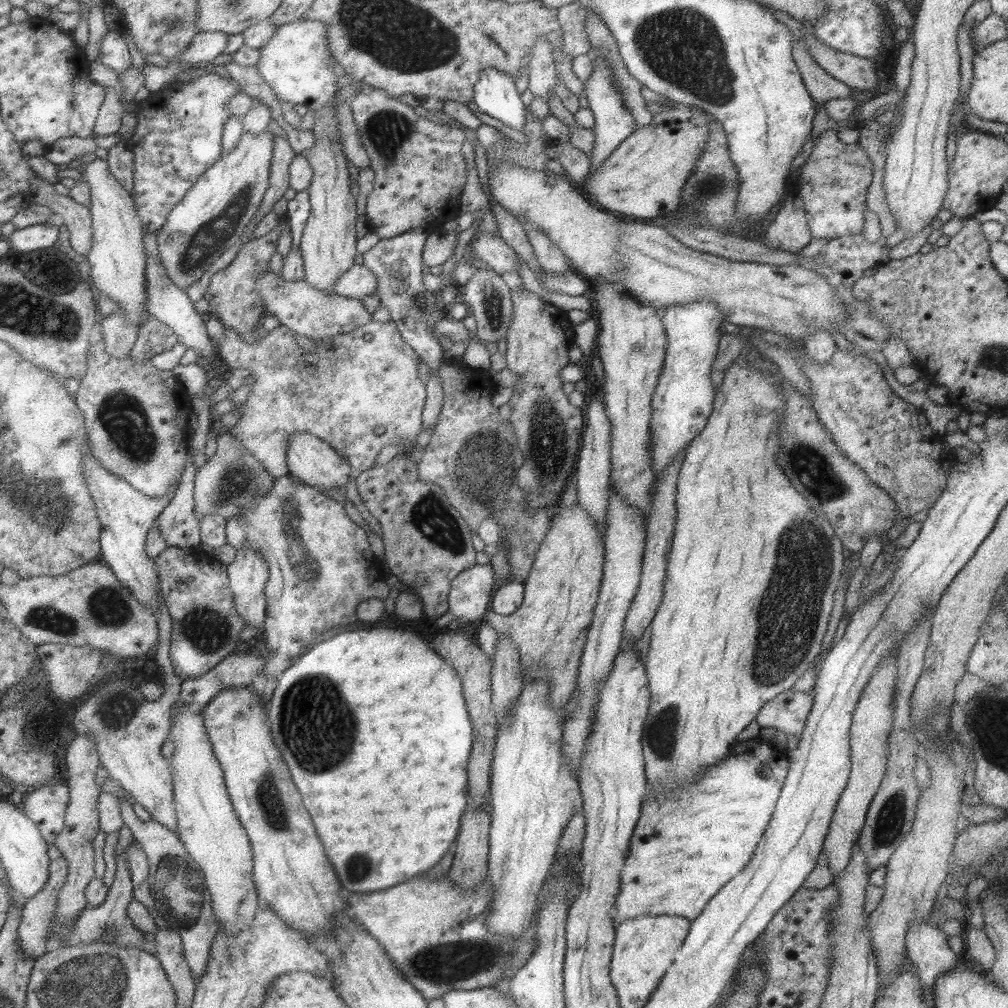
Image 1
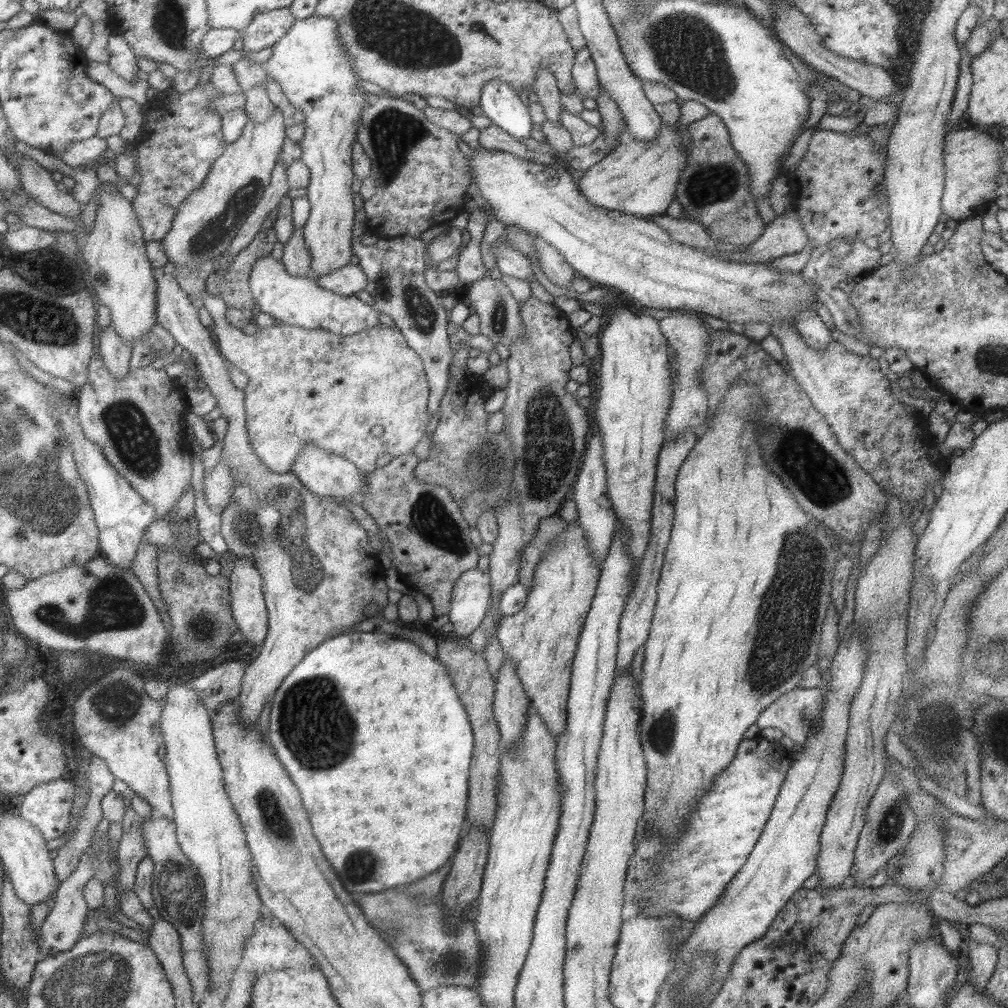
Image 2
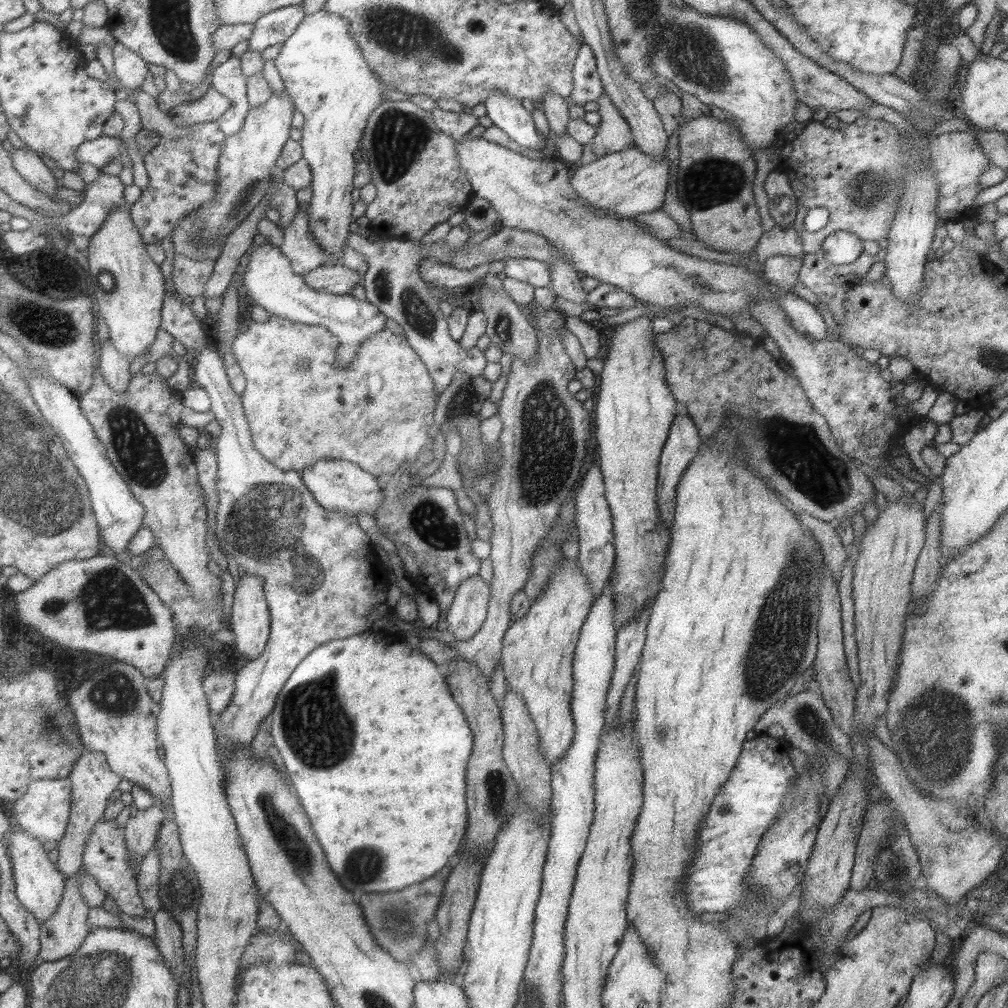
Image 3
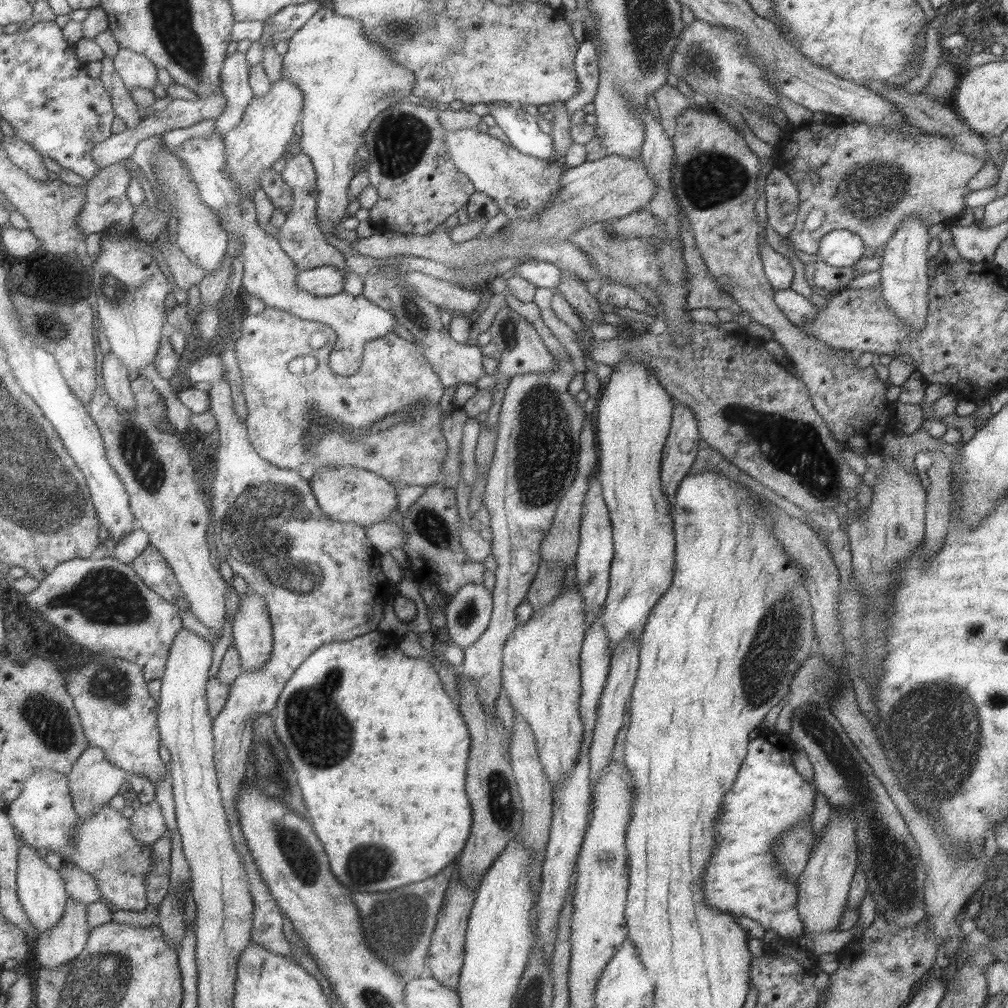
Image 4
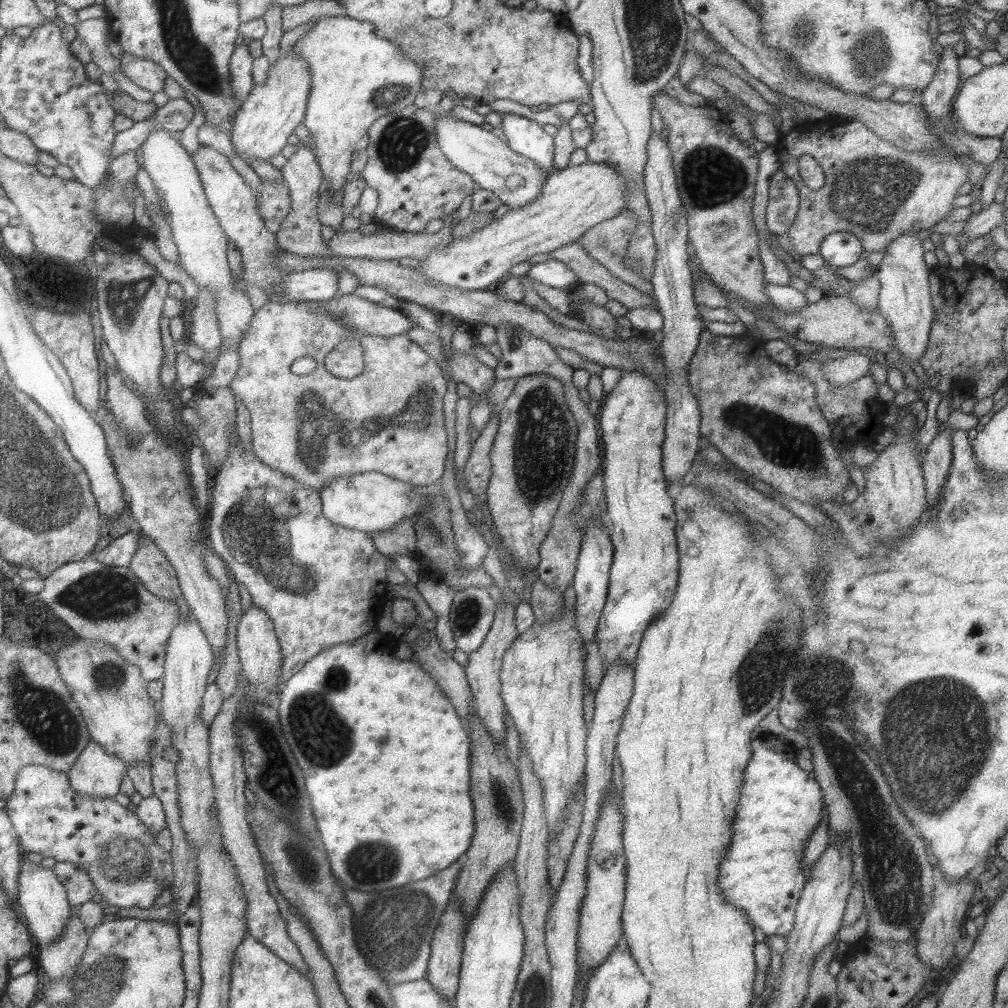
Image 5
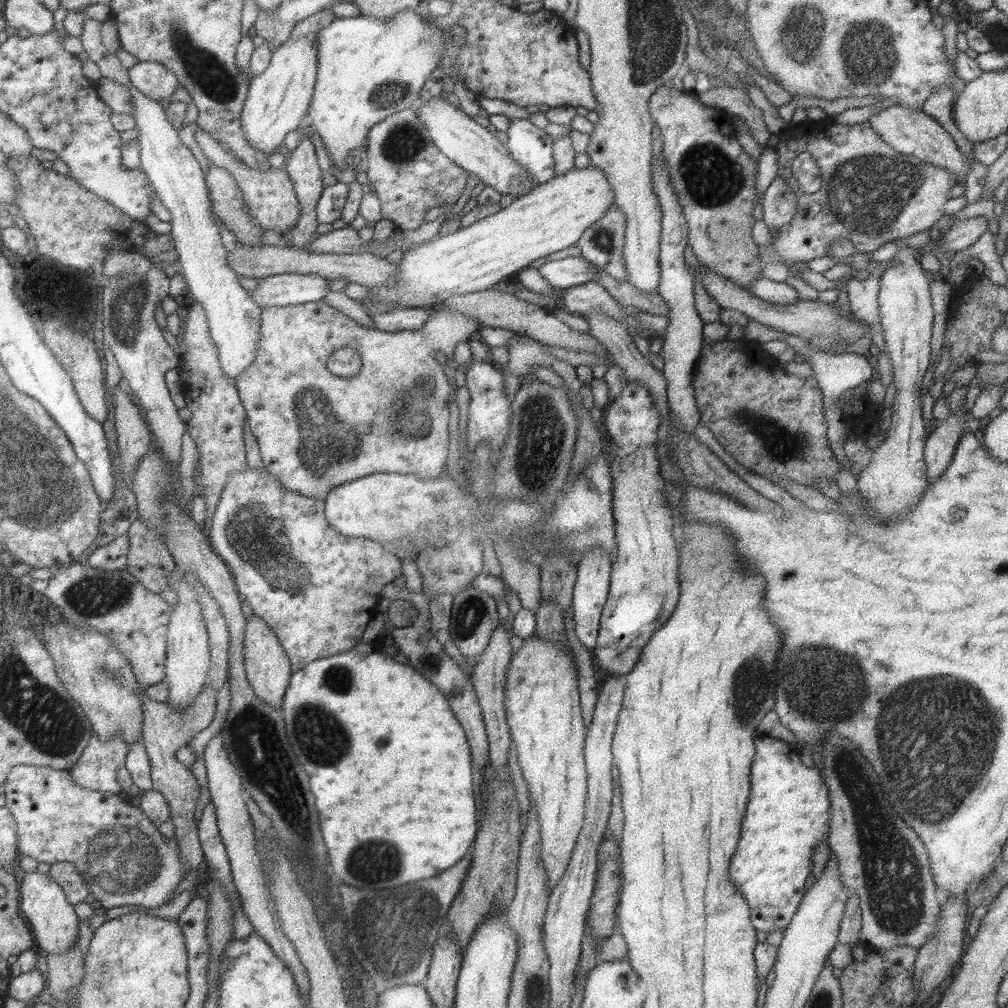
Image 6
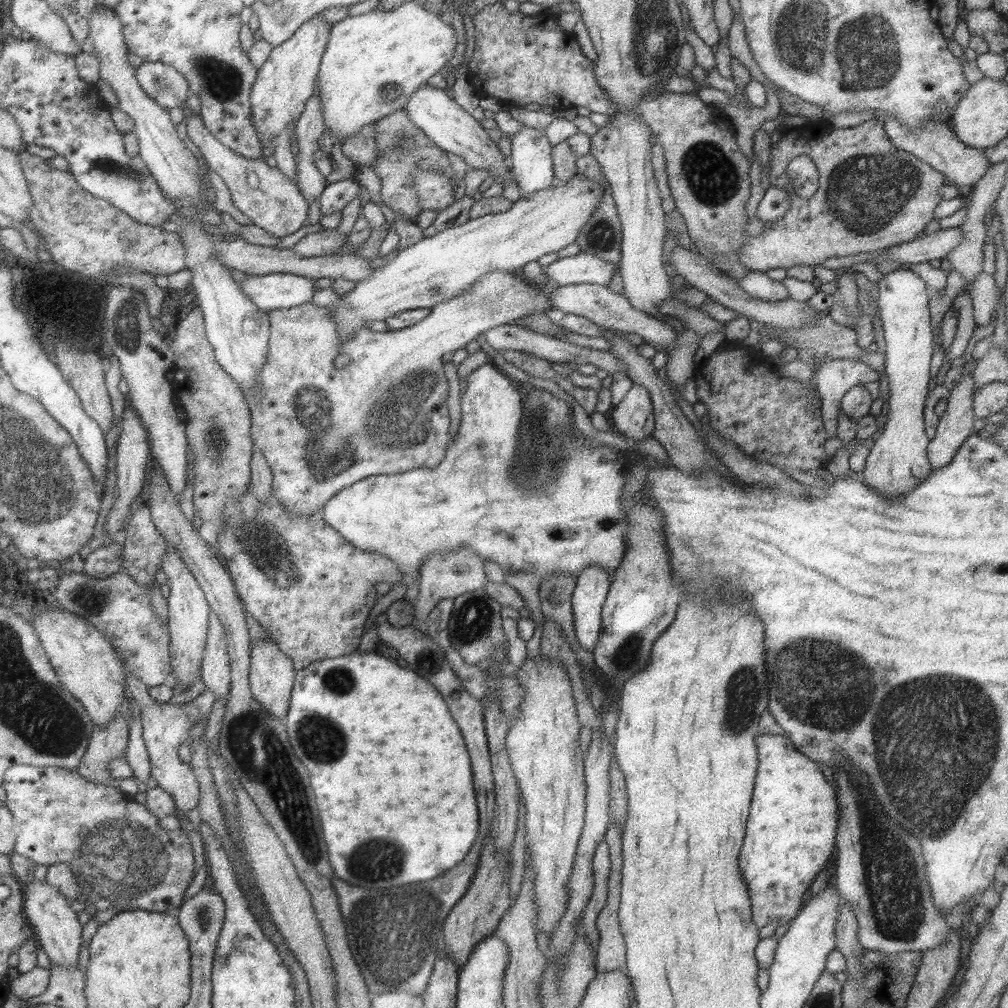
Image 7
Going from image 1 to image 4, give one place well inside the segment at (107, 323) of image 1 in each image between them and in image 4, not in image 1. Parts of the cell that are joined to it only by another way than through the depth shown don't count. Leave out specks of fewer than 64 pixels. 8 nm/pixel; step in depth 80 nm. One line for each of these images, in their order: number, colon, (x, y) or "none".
2: (115, 353)
3: (114, 368)
4: (115, 378)

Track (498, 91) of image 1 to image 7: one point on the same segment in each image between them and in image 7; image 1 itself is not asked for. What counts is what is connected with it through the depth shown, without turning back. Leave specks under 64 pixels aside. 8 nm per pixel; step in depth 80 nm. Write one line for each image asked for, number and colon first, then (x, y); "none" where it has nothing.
2: (498, 102)
3: (506, 113)
4: (522, 131)
5: (524, 136)
6: (531, 147)
7: (531, 165)

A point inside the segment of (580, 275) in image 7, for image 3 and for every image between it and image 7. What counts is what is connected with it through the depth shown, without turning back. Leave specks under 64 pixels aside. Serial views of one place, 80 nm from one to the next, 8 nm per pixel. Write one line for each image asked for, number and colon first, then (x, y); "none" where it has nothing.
3: (528, 270)
4: (541, 274)
5: (550, 273)
6: (567, 272)

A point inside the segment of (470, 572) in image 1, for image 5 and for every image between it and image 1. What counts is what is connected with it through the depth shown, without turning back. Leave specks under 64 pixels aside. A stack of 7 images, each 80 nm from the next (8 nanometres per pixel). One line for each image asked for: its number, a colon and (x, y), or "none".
2: (470, 596)
3: (465, 615)
4: (468, 611)
5: (471, 612)

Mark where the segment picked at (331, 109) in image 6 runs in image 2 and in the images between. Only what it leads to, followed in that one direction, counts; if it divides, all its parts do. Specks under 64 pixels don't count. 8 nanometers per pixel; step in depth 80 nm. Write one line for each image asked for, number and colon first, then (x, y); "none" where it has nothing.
2: (309, 65)
3: (323, 72)
4: (345, 81)
5: (356, 76)

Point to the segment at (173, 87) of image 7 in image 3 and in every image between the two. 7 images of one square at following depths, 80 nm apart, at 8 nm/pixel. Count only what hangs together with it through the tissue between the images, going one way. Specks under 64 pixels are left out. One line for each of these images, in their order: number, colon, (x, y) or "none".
3: (129, 68)
4: (136, 72)
5: (144, 73)
6: (153, 80)

